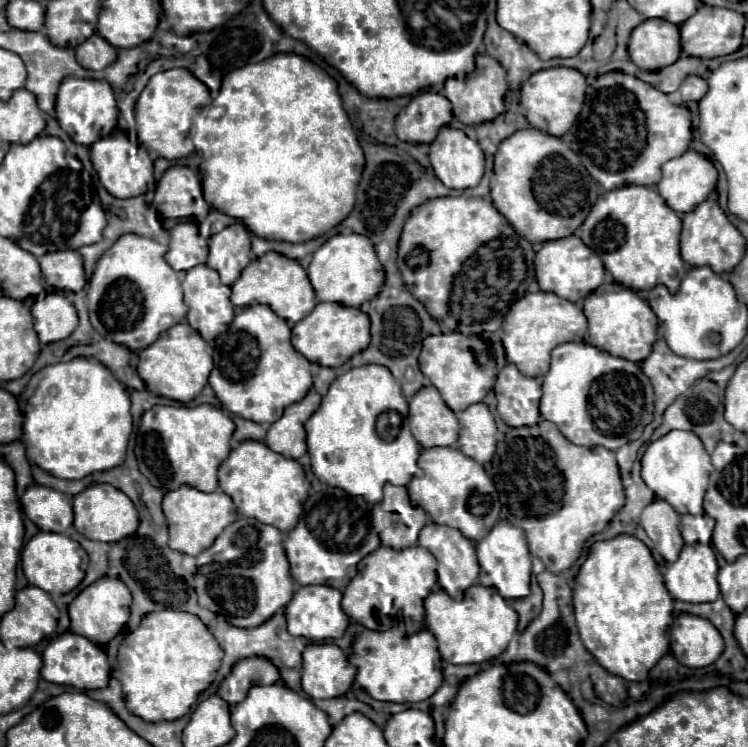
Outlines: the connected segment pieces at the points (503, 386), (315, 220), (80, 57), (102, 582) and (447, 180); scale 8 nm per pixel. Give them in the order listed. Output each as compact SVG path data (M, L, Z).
M506 364L498 374L494 392L498 398L498 414L508 426L534 426L540 420L540 380L528 378L516 366Z
M274 54L270 58L266 58L264 62L258 64L248 64L242 66L238 70L232 70L224 76L218 96L213 99L212 104L198 116L192 118L190 130L188 130L188 138L186 138L186 148L192 148L192 152L196 152L202 158L200 164L200 178L202 178L202 190L204 190L204 198L206 202L232 216L242 220L248 230L260 238L268 238L268 240L280 240L280 242L306 242L312 240L316 236L322 236L324 232L332 230L334 226L338 226L354 208L356 202L356 186L360 182L362 170L364 170L364 154L362 148L358 144L358 138L352 130L350 118L346 114L346 110L342 108L342 98L338 94L338 84L316 64L312 64L310 60L296 56L296 54Z
M94 34L92 38L88 38L84 44L76 48L78 64L88 70L102 70L108 64L112 64L116 58L118 58L118 50L108 42L104 42L104 38L100 38L98 34Z
M104 576L94 584L90 584L88 588L84 588L70 602L68 606L70 620L72 620L70 632L80 634L96 644L108 644L126 626L130 618L130 604L132 604L132 596L130 596L130 590L124 586L124 582L120 582L120 578Z
M444 126L430 144L428 156L436 176L448 188L474 188L484 176L484 152L462 130Z

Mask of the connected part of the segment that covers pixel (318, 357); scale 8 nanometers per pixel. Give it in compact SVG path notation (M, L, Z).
M316 304L316 308L292 328L292 346L310 362L316 362L320 366L342 366L354 354L362 352L368 342L368 314L364 314L360 308L348 308L340 304Z

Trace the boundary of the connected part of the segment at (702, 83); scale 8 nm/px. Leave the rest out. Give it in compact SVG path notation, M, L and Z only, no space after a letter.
M688 76L680 86L680 94L684 102L690 102L690 100L698 102L706 92L708 92L708 82L700 76Z

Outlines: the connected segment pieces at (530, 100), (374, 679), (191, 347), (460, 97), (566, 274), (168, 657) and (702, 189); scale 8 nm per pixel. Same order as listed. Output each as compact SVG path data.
M548 68L534 72L520 88L520 106L532 128L552 136L564 136L582 110L586 78L574 68Z
M404 626L386 632L364 630L356 636L348 660L358 668L356 684L360 684L374 700L384 702L422 702L430 698L442 684L442 660L436 638L428 630L408 636Z
M180 322L172 326L152 346L140 352L138 374L146 382L148 390L176 402L186 404L194 400L200 394L200 390L208 384L210 372L212 372L212 356L206 348L206 342L200 338L196 330L188 326L188 322Z
M488 54L476 56L476 70L464 78L448 78L444 86L444 96L454 106L454 116L464 124L490 122L504 112L504 94L508 90L506 70Z
M568 236L552 242L544 242L536 252L536 280L544 292L552 292L570 302L584 300L592 290L596 290L604 280L602 260L588 248L578 236Z
M162 610L144 616L138 630L130 632L118 650L118 672L120 672L118 680L122 682L122 692L128 710L144 718L146 722L176 720L186 716L190 708L196 704L198 696L214 682L222 656L224 656L222 648L218 646L216 638L210 634L210 630L202 624L198 616L176 610Z
M688 150L680 158L672 158L662 166L662 180L656 184L656 190L672 210L686 214L708 198L708 194L716 188L716 180L718 180L718 172L714 164L706 156Z

